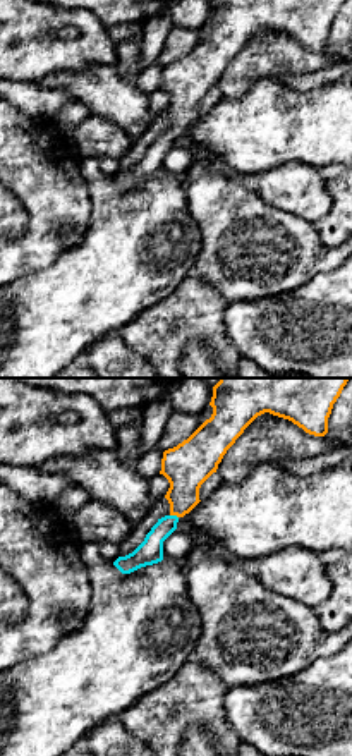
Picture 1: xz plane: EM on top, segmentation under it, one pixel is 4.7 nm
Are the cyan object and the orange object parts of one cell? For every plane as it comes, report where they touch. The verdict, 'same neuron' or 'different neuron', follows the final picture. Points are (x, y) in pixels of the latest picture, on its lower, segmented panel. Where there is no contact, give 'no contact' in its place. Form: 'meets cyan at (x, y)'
meets cyan at (174, 516)

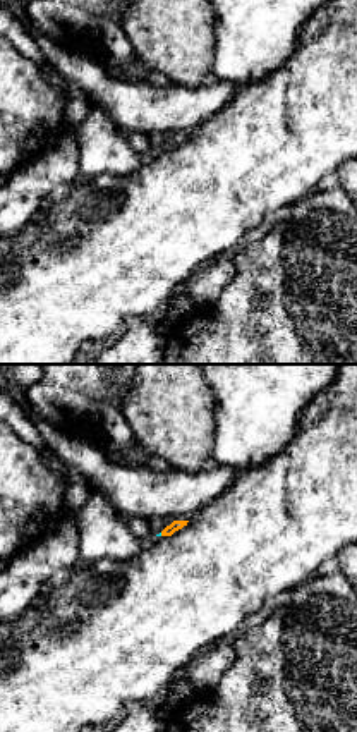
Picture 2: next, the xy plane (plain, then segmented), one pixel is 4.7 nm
no contact

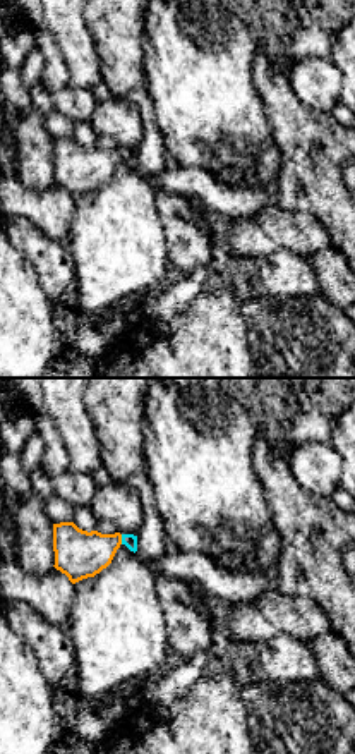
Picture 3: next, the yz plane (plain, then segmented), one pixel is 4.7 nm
meets cyan at (122, 540)

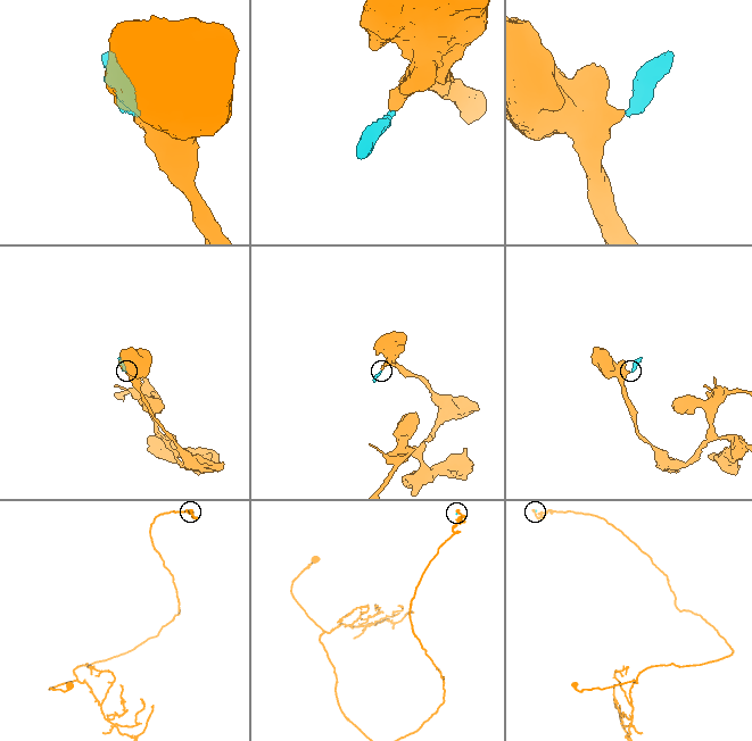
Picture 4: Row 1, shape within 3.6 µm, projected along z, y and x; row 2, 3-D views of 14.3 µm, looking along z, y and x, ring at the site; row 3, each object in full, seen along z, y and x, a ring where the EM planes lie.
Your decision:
same neuron

